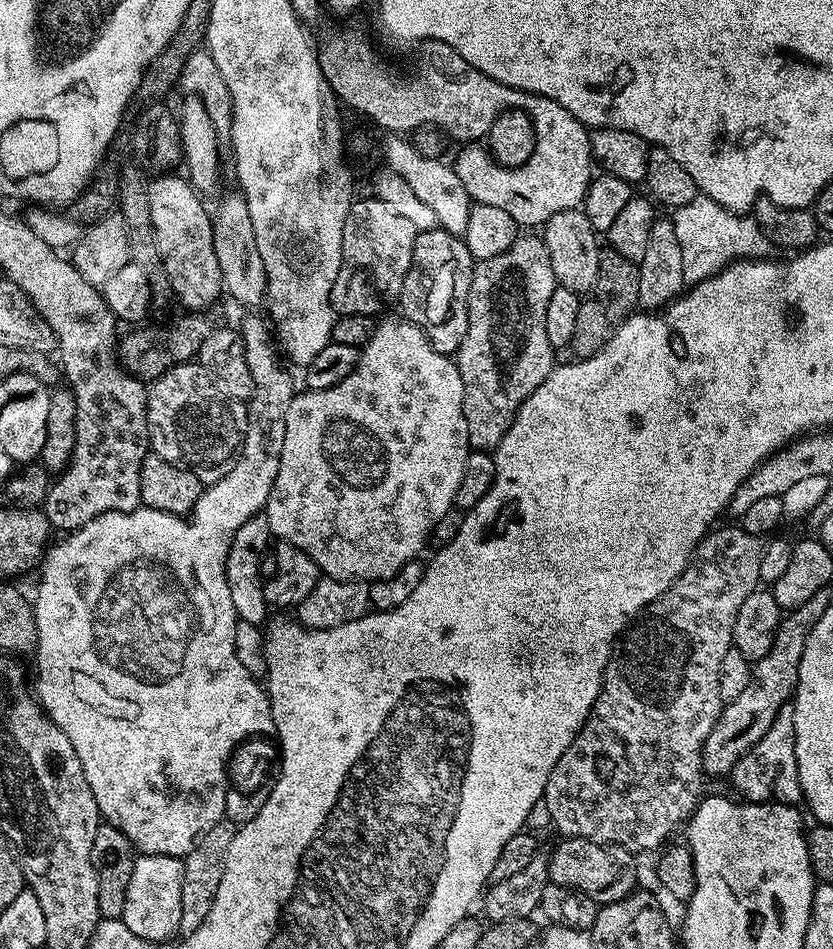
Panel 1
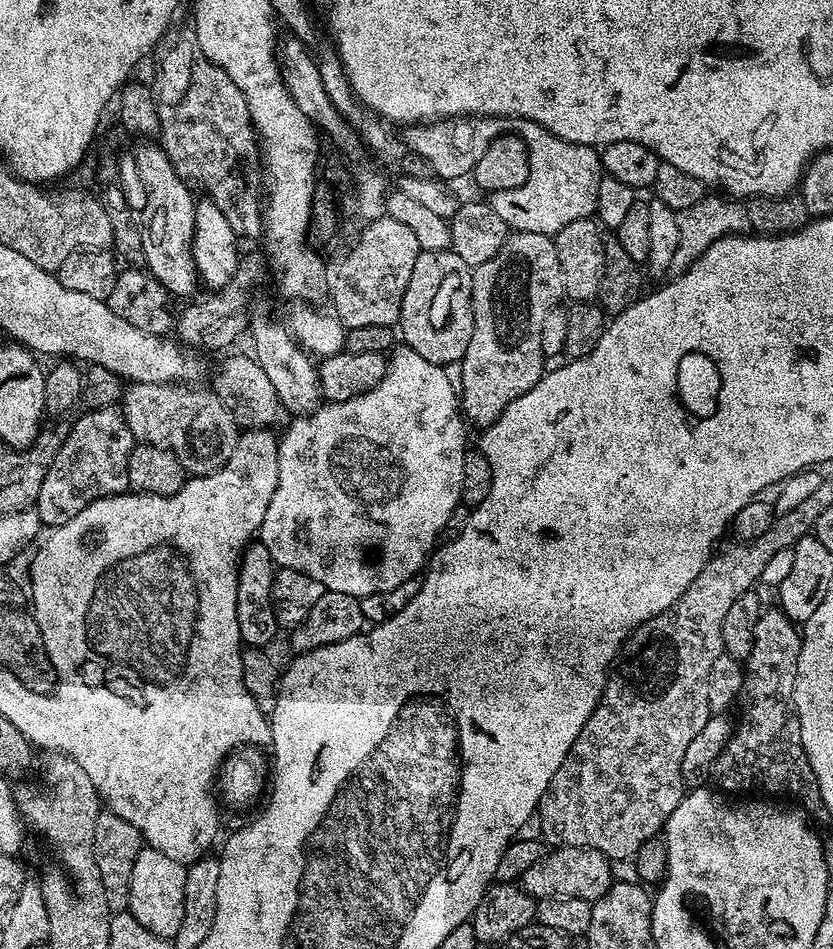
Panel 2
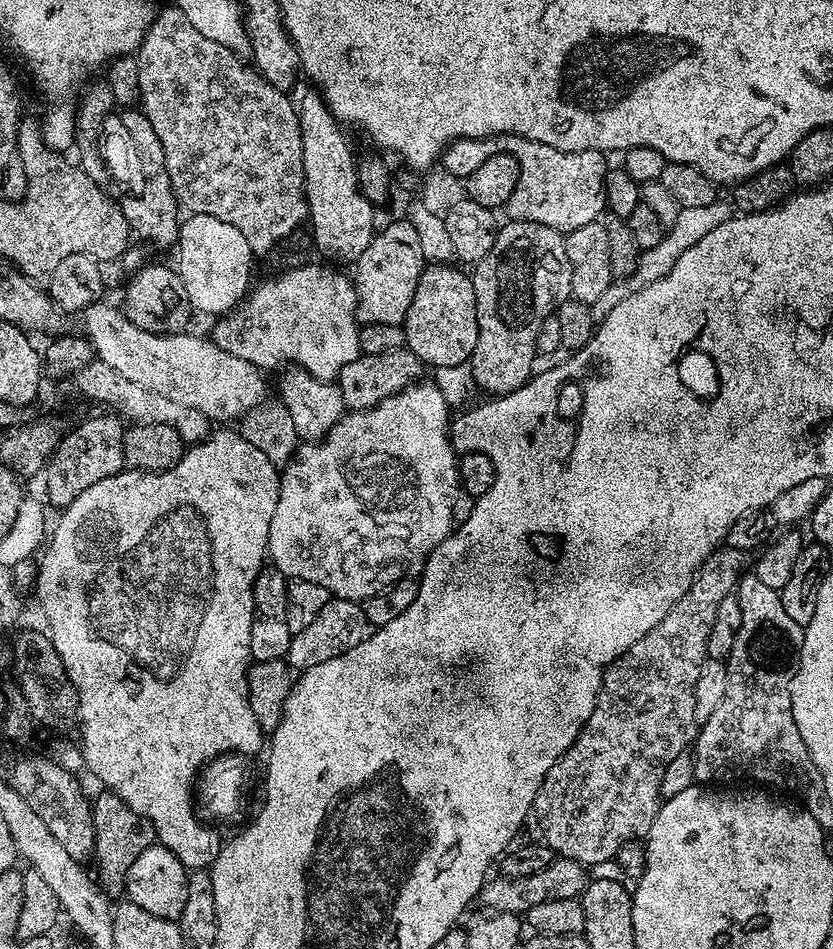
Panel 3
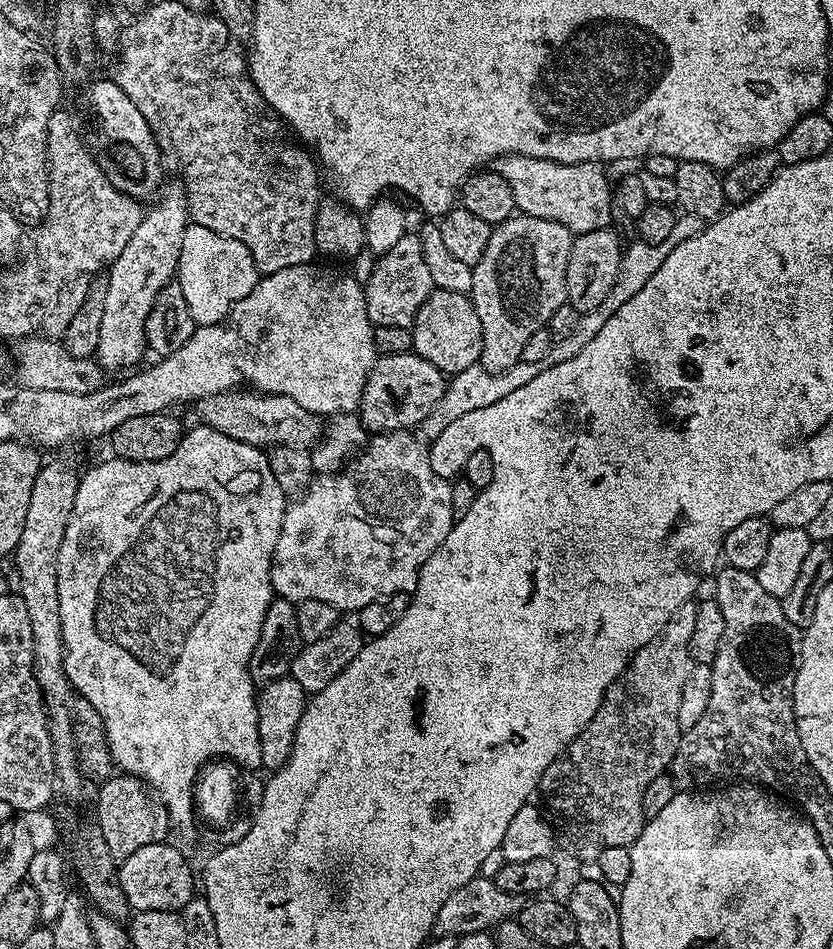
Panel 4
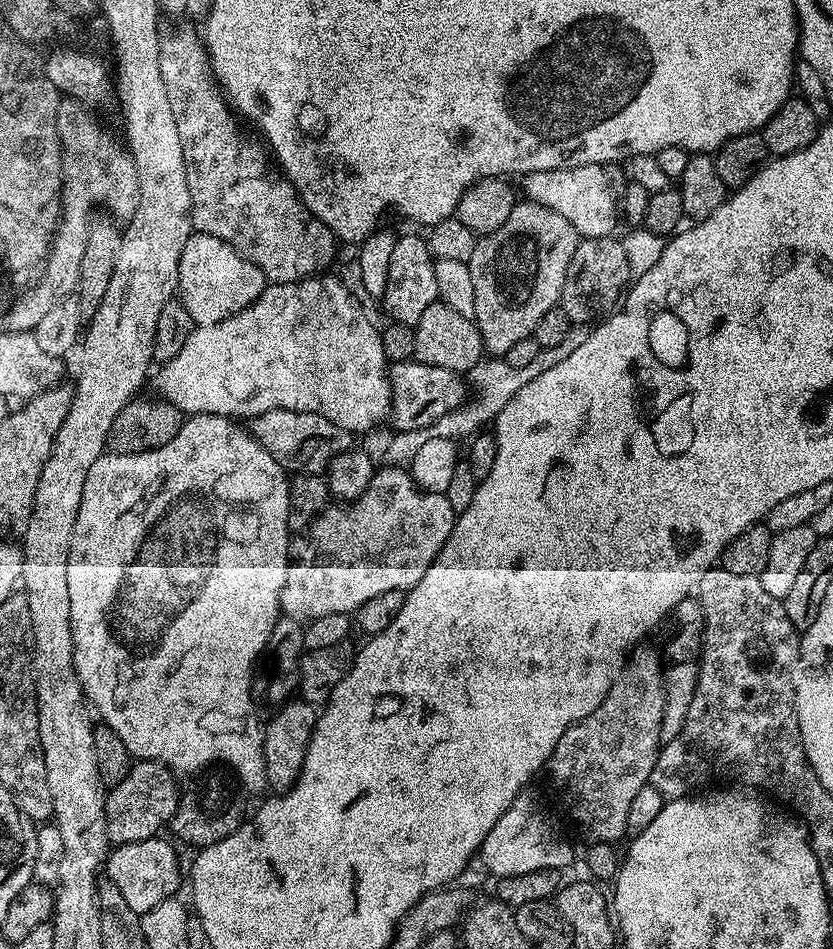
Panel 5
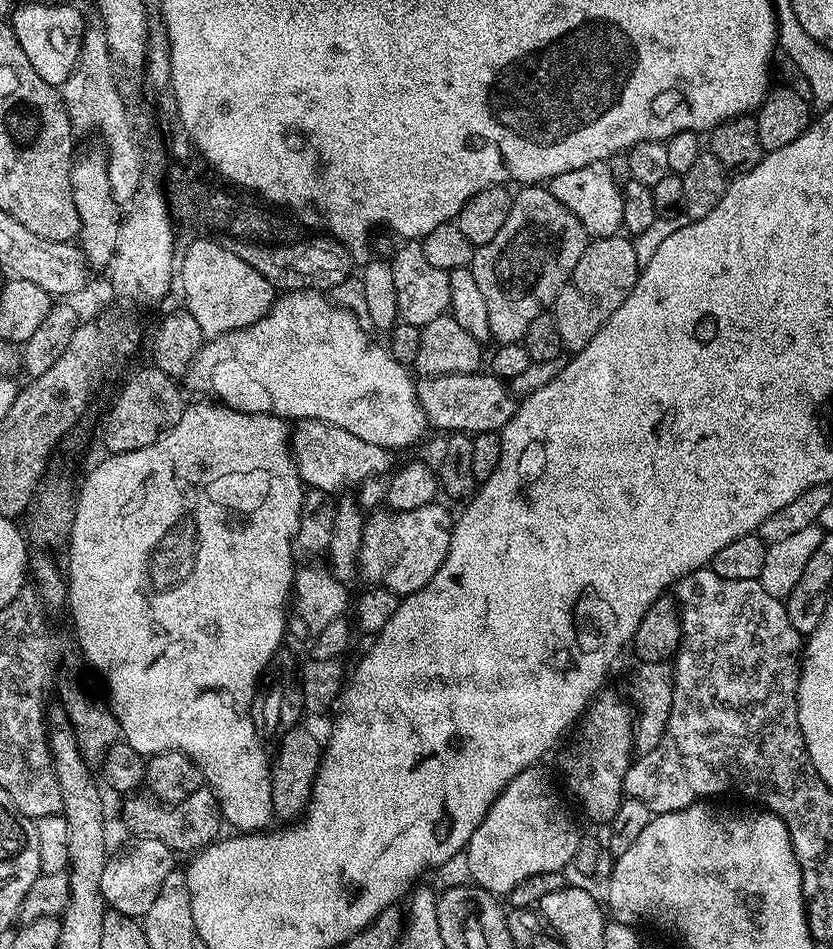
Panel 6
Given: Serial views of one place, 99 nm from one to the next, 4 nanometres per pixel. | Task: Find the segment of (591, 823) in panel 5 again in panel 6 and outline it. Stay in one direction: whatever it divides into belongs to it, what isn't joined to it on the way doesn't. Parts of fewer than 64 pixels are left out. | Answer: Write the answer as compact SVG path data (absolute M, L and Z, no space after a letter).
M603 696L582 717L584 740L569 750L564 760L564 776L569 790L580 799L585 814L592 820L610 822L626 796L624 775L634 759L634 712L618 697Z

